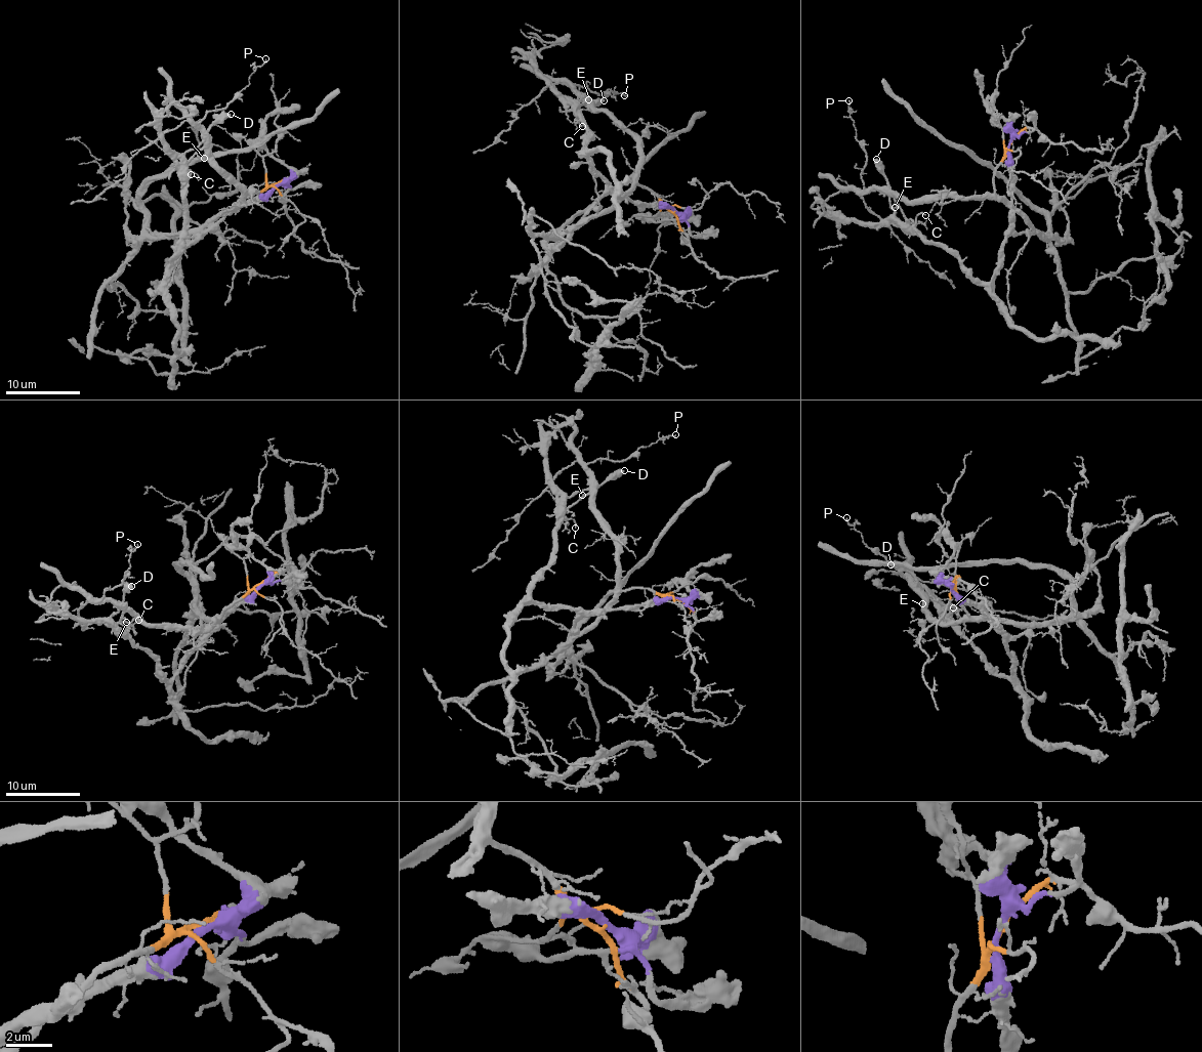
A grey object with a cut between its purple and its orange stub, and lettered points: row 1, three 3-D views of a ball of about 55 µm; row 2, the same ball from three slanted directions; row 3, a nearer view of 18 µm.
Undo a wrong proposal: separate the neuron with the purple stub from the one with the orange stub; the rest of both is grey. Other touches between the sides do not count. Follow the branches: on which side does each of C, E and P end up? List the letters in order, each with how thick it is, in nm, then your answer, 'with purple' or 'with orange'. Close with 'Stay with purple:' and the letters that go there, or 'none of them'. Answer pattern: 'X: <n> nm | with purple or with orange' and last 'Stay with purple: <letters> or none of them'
C: 130 nm | with purple
E: 70 nm | with orange
P: 130 nm | with orange
Stay with purple: C

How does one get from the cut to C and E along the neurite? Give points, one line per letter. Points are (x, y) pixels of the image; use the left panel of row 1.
C: (277, 184), (242, 202), (184, 250), (174, 263), (190, 170), (191, 175)
E: (277, 184), (254, 193), (237, 207), (244, 194), (219, 174), (201, 150), (197, 155), (205, 159)

